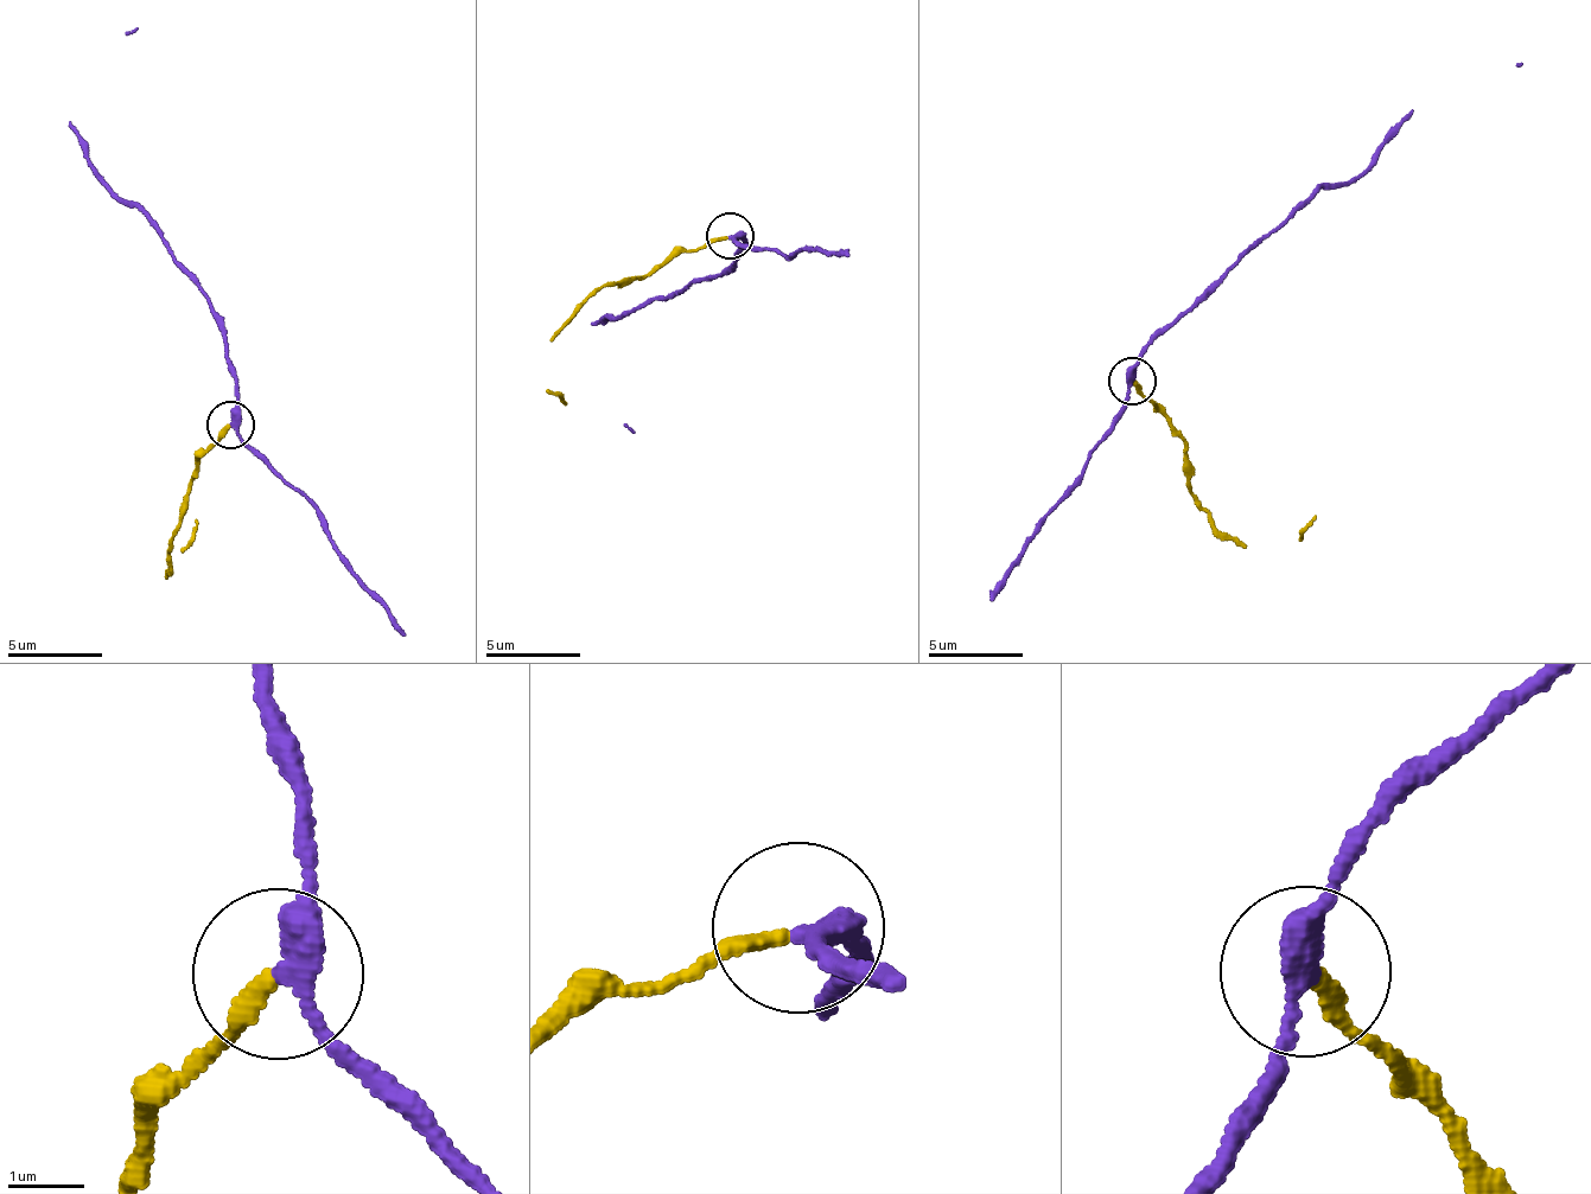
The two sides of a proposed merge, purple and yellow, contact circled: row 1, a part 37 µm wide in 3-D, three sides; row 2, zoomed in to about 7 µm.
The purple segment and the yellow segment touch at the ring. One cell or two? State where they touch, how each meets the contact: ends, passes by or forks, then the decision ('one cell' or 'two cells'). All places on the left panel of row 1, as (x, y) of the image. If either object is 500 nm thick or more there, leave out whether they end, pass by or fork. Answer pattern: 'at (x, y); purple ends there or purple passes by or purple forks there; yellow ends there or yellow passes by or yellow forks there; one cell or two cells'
at (230, 425); purple passes by; yellow ends there; two cells

